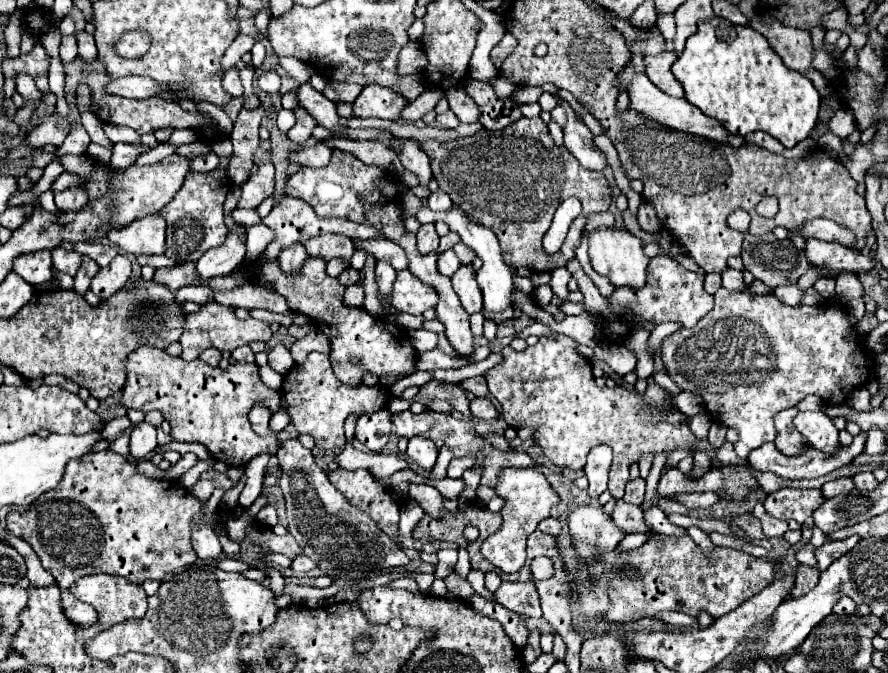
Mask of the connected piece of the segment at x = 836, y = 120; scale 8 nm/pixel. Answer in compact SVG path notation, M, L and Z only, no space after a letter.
M838 110L838 112L832 116L832 120L830 120L830 130L832 130L836 136L840 136L842 140L848 138L854 128L856 128L856 126L854 126L854 116L852 116L852 112L848 112L848 110Z

